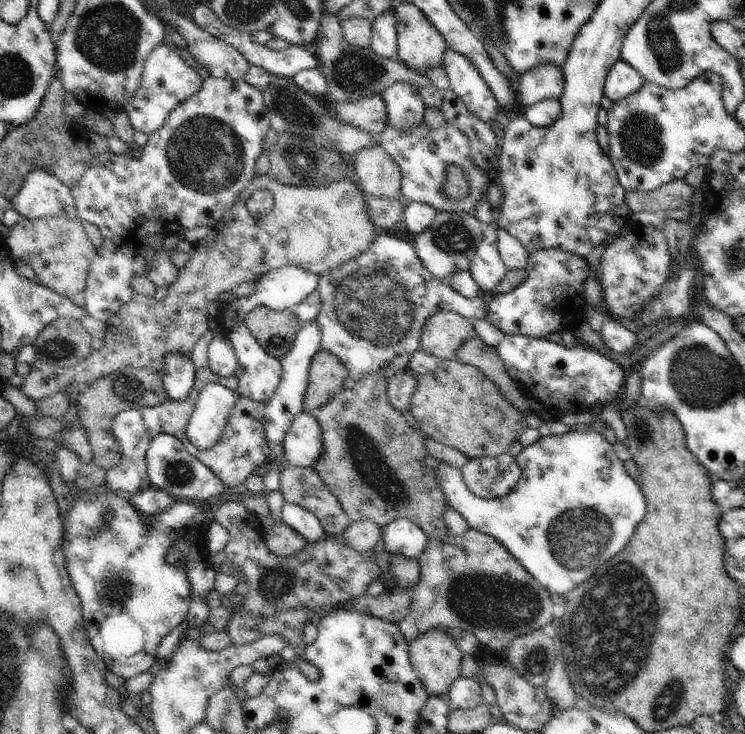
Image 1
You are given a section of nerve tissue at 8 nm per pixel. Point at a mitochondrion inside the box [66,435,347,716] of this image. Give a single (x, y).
(275, 583)

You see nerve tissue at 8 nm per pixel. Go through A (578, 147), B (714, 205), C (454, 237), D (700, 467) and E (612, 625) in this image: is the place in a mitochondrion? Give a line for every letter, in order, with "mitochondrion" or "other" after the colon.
A: other
B: other
C: mitochondrion
D: other
E: mitochondrion

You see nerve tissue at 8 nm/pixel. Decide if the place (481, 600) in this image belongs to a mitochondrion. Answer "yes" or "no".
yes

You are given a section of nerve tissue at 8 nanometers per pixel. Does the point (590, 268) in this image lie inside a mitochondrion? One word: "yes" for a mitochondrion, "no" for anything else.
no

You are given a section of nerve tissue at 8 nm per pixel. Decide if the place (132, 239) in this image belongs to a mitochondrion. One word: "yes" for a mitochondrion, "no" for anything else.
no

